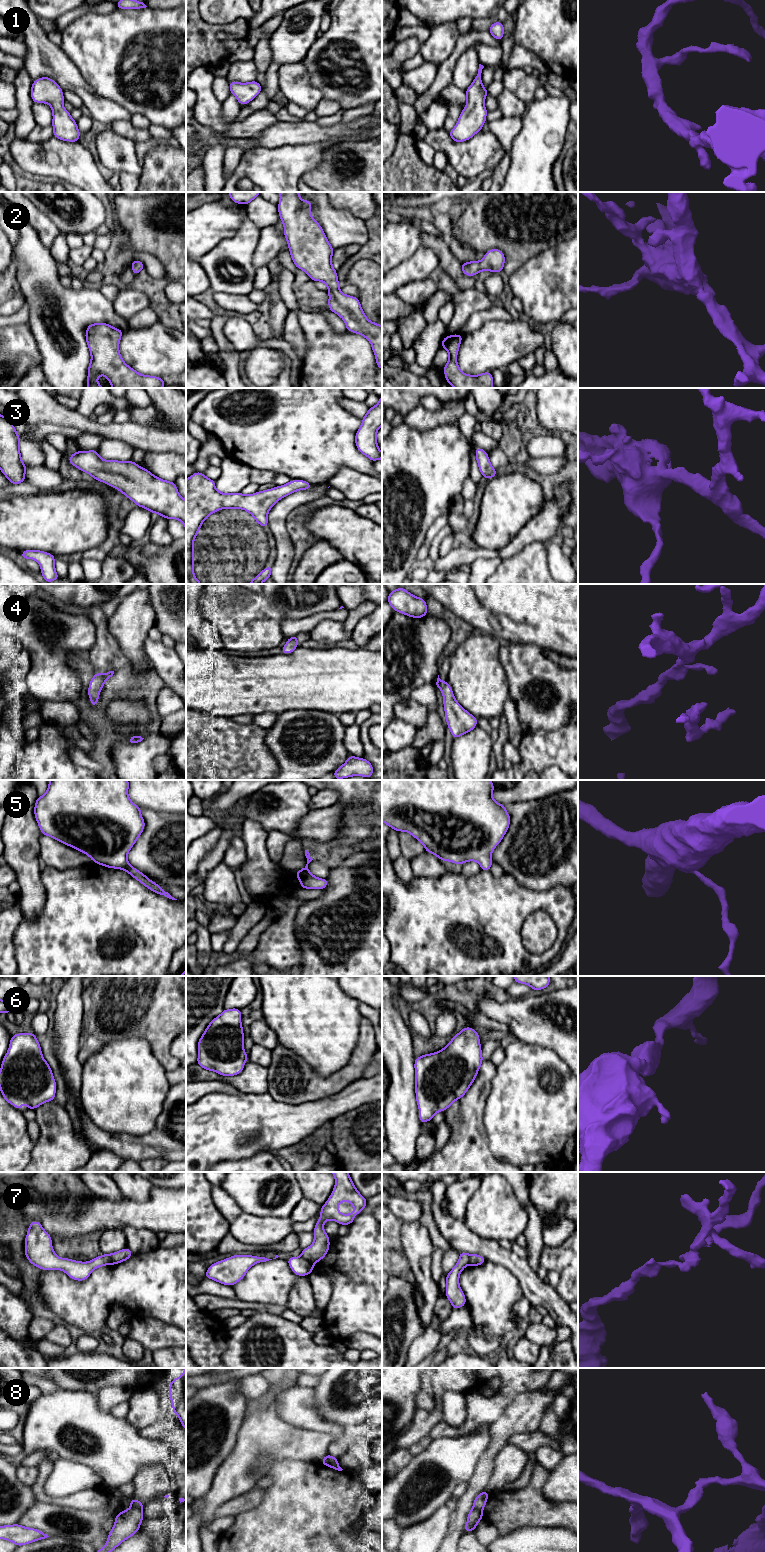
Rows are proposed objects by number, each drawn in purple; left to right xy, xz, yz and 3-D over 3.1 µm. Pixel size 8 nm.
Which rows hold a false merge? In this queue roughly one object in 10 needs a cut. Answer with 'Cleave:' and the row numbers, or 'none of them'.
Cleave: 7, 8

